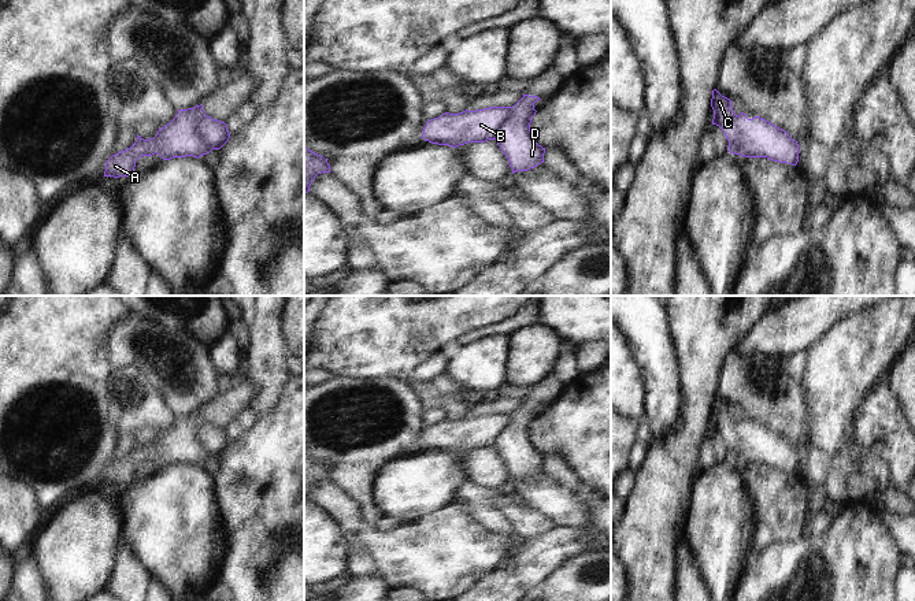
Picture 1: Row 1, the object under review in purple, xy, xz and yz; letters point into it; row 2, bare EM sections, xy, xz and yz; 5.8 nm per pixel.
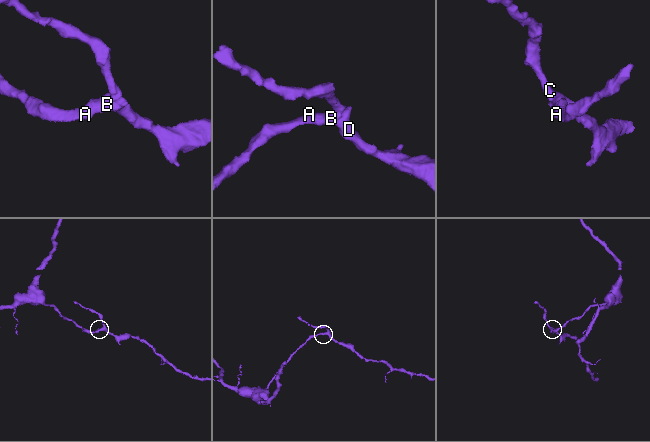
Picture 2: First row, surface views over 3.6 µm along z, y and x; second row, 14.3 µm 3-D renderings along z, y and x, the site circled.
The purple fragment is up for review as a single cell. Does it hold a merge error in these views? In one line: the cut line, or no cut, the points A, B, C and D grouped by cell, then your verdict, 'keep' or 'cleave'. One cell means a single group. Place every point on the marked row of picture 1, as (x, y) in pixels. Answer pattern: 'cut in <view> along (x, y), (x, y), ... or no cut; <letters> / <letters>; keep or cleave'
cut in xy along (196, 106), (200, 112), (197, 130), (211, 149); A B / C D; cleave

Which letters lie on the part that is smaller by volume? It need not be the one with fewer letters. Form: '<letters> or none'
C, D

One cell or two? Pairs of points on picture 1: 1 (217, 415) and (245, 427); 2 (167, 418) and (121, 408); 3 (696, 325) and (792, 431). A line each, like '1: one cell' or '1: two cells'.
1: two cells
2: one cell
3: two cells

